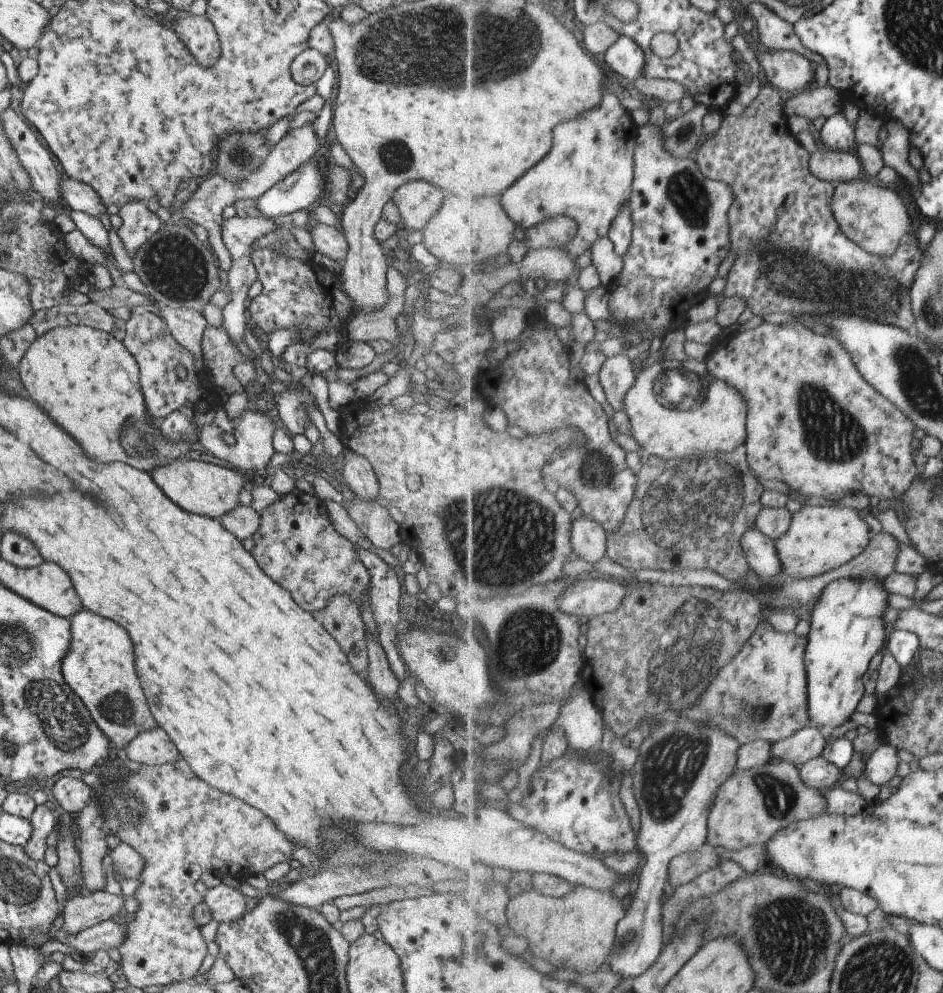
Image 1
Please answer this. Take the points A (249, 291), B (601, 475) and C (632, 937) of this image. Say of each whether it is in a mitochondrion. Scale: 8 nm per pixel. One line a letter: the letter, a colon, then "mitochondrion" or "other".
A: other
B: mitochondrion
C: mitochondrion

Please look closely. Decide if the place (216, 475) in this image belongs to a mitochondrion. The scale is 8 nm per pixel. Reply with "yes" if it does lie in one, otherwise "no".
no

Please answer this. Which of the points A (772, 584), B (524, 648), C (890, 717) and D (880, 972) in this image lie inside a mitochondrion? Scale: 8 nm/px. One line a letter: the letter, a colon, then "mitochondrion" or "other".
A: mitochondrion
B: mitochondrion
C: other
D: mitochondrion

